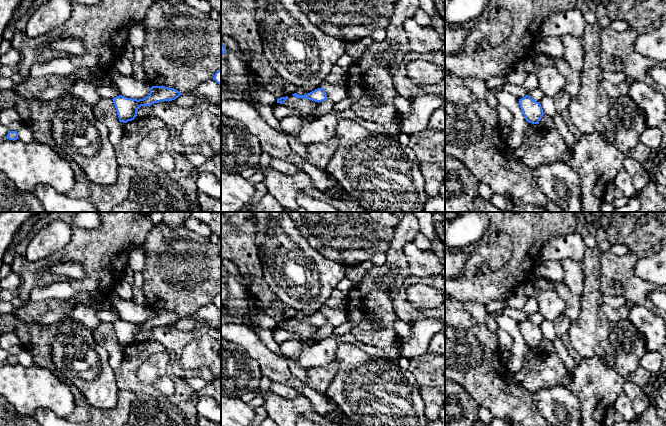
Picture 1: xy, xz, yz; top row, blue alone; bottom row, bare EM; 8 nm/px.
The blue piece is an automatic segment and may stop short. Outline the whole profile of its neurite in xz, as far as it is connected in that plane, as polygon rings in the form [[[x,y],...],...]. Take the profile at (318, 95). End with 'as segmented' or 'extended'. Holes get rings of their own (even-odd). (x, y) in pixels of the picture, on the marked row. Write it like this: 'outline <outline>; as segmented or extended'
outline [[[322,87],[304,95],[299,95],[297,93],[292,95],[296,98],[309,99],[318,103],[327,100],[327,94]]]; as segmented

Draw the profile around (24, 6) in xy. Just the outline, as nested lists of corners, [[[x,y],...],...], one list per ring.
[[[22,0],[20,5],[15,10],[10,22],[16,23],[20,17],[25,15],[29,8],[31,7],[31,5],[33,4],[33,1],[34,0]]]

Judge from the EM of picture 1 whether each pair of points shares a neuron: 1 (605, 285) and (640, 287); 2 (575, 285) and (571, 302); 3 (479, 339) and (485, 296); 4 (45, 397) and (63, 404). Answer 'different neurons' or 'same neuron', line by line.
1: same neuron
2: different neurons
3: different neurons
4: same neuron

